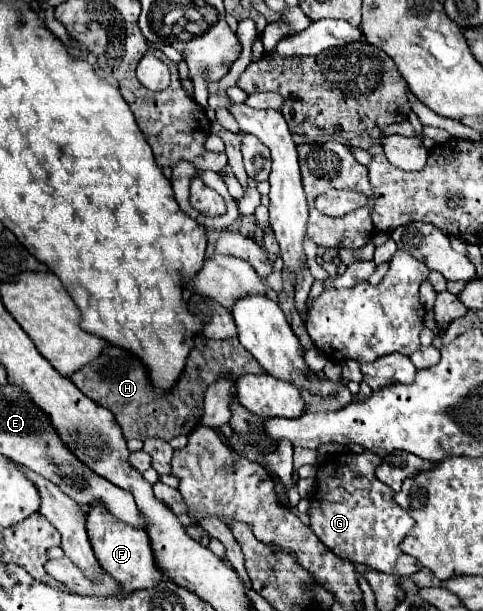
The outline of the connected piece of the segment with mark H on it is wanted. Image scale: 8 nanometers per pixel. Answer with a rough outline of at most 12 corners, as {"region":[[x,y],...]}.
{"region":[[195,337],[165,397],[143,363],[107,345],[69,375],[125,439],[189,435],[219,375],[265,370],[233,337]]}

